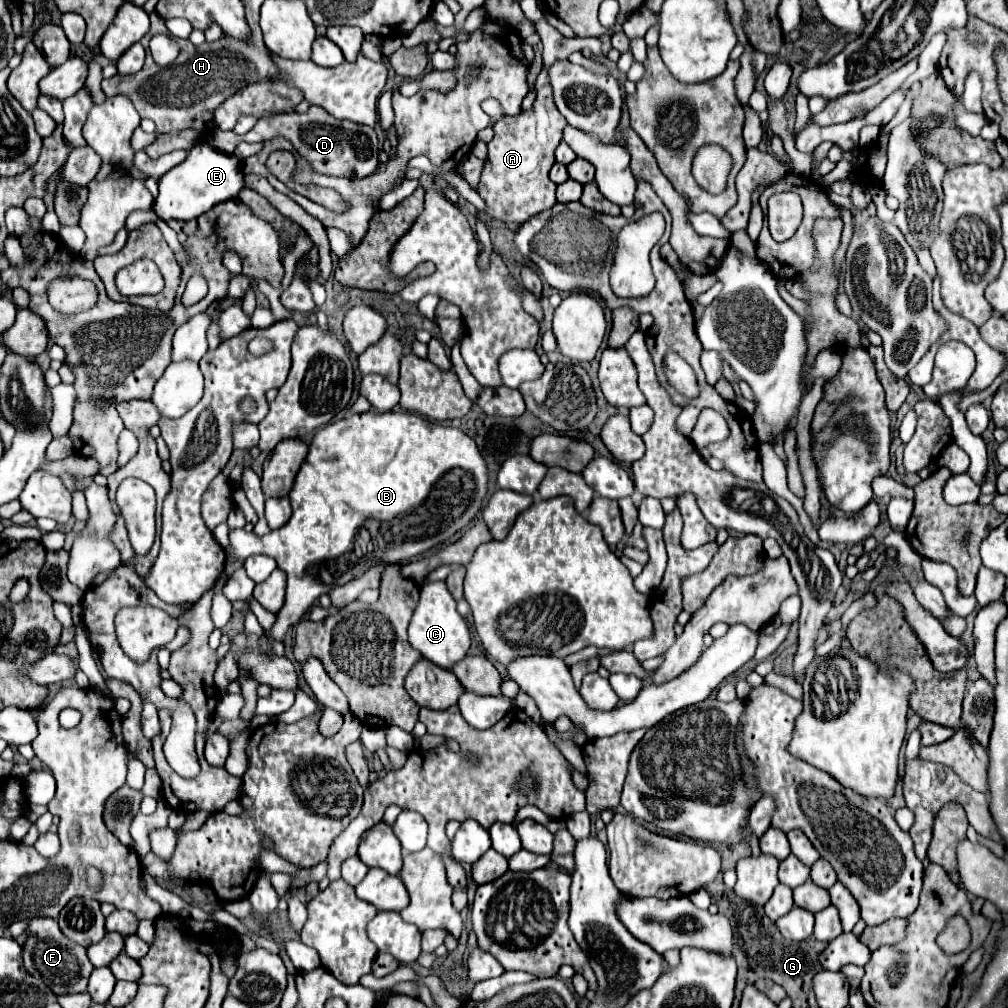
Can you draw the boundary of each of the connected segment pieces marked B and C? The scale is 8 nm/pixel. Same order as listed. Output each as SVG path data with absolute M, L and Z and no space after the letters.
M368 410L364 414L352 414L344 420L338 420L334 424L324 426L322 430L316 432L312 444L310 444L310 452L296 476L294 488L290 490L290 502L292 502L292 518L280 528L280 530L272 530L272 534L258 538L252 532L244 532L244 530L234 530L230 532L230 546L226 548L226 552L234 554L234 564L226 568L226 576L232 576L232 572L242 564L242 560L246 560L252 554L268 554L278 562L278 568L282 568L288 574L288 586L286 586L286 604L284 608L278 612L278 620L272 626L272 638L274 640L284 640L286 630L296 624L298 620L302 620L310 608L318 602L318 598L322 594L328 594L334 586L342 586L354 578L360 578L368 568L372 568L378 562L404 562L410 560L414 556L420 556L422 552L446 542L448 538L452 538L456 532L460 532L464 526L468 526L476 514L482 508L482 502L486 498L488 492L488 468L486 462L476 446L476 442L466 436L462 430L452 428L452 426L442 426L442 424L432 424L428 420L424 420L418 414L410 414L410 412L374 412Z
M426 582L420 590L420 602L408 626L408 640L414 650L418 650L426 660L434 662L444 670L452 670L470 648L470 632L466 620L456 610L456 600L448 592L444 582Z

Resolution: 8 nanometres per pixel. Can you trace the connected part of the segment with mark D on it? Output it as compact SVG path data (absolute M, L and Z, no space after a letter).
M312 106L306 114L288 112L288 114L276 114L274 118L260 118L256 126L244 136L236 136L234 132L222 132L216 128L210 134L208 144L220 152L232 154L240 140L258 143L272 140L276 136L284 136L286 140L290 140L296 152L310 162L314 172L320 172L320 174L364 178L372 174L378 166L378 136L374 128L368 128L350 120L336 120L334 116L328 116L324 108L316 108L316 106Z

